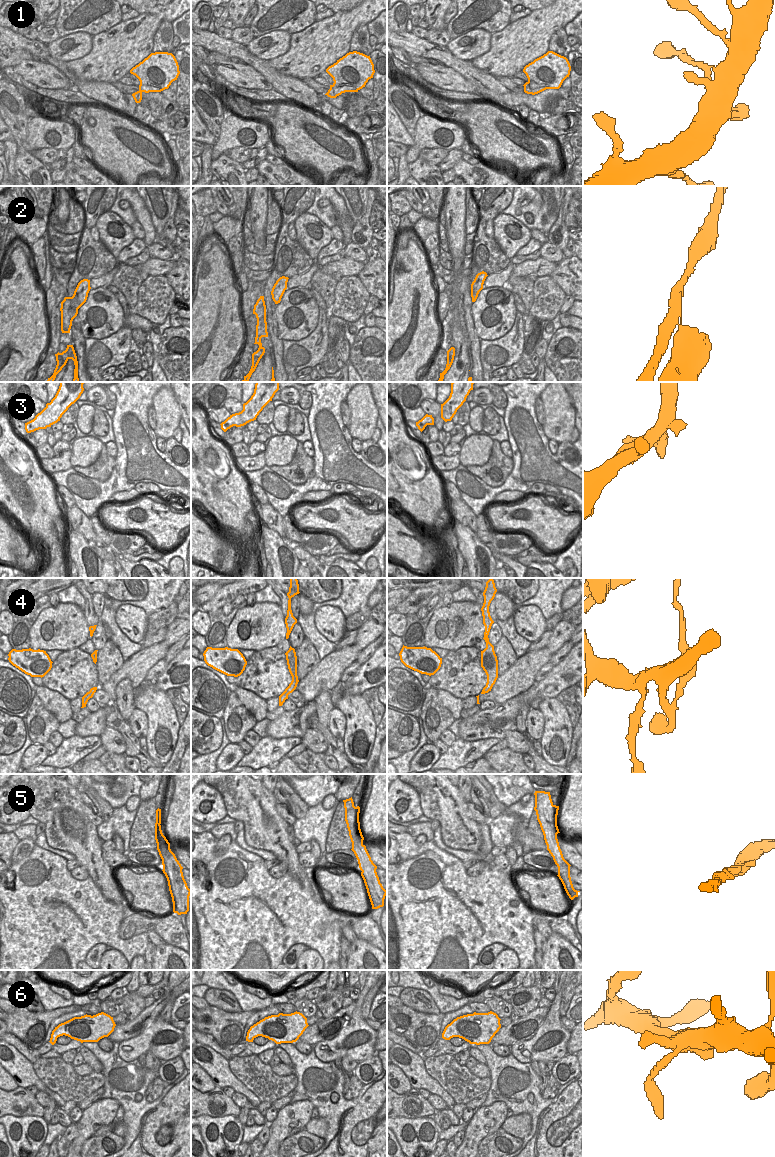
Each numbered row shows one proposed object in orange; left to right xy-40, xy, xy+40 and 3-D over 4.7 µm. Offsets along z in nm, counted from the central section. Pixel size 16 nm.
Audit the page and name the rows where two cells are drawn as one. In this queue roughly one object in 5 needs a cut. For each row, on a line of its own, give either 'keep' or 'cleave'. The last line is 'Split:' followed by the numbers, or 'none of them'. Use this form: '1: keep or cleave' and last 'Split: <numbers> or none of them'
1: keep
2: keep
3: keep
4: cleave
5: keep
6: keep
Split: 4

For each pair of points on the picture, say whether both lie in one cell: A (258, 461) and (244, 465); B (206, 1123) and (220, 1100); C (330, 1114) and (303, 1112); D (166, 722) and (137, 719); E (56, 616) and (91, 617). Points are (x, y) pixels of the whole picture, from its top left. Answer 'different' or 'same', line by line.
A: same
B: different
C: different
D: different
E: different

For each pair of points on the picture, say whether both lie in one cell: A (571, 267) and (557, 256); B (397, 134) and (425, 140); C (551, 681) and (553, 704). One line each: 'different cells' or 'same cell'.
A: different cells
B: different cells
C: different cells

